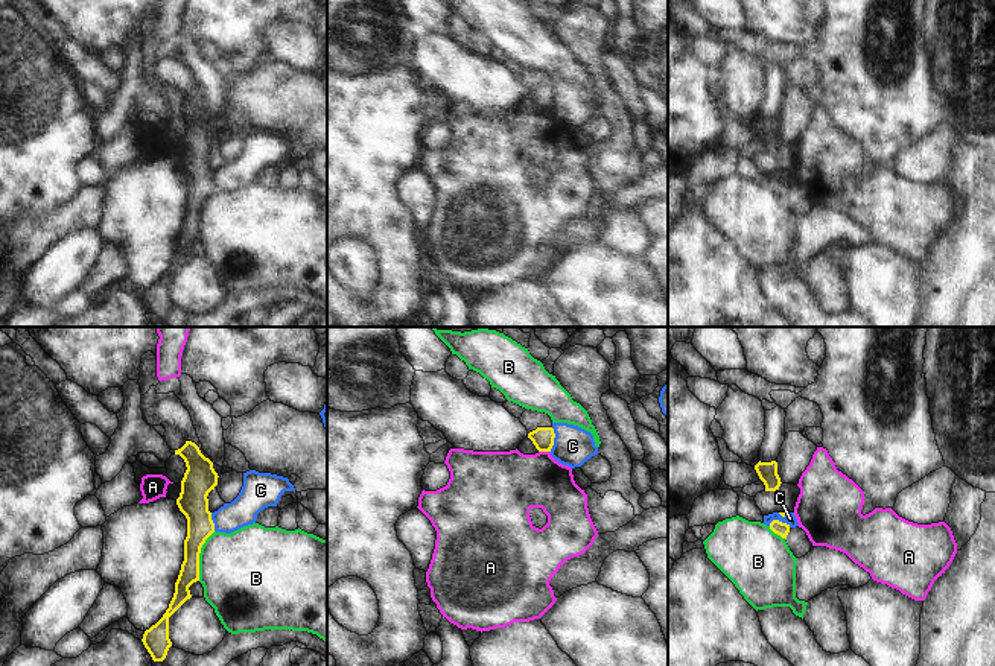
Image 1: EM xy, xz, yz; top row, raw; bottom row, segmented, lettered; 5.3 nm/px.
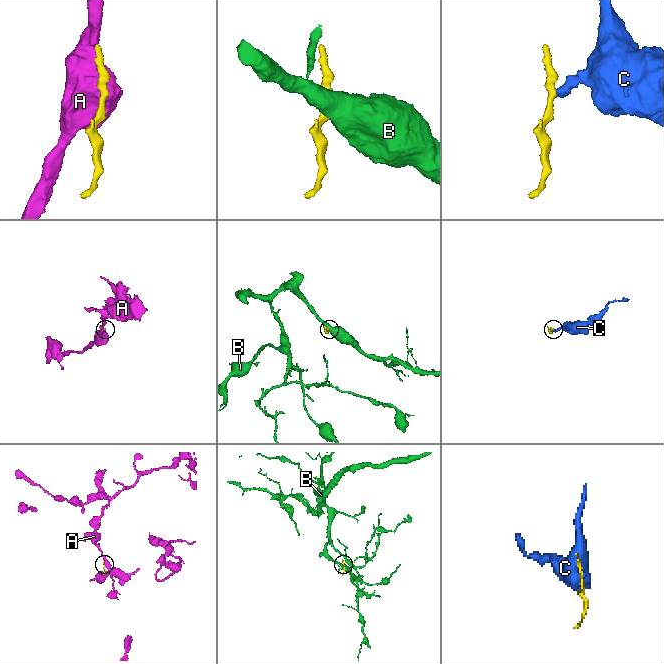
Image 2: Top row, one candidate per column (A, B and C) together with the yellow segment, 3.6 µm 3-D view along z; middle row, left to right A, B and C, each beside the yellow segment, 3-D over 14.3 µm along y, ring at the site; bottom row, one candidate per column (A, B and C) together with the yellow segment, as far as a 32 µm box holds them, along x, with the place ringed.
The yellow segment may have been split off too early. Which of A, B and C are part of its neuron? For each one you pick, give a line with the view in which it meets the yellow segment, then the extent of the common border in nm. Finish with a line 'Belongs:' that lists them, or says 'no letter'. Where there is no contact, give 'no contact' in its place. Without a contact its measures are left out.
Belongs: no letter

